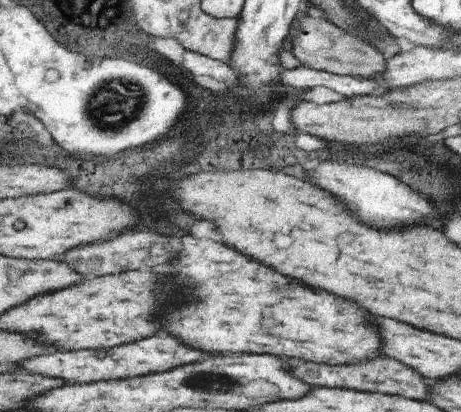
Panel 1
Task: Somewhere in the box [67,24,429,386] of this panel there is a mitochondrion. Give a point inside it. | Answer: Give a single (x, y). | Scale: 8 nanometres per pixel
(101, 111)

